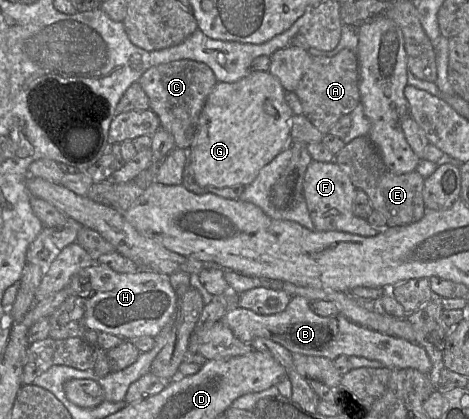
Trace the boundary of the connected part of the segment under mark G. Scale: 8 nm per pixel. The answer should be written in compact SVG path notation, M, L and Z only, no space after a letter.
M251 71L232 83L217 81L205 101L195 135L187 150L193 178L199 186L247 186L265 165L288 146L293 112L285 100L285 92L279 80L269 71Z

